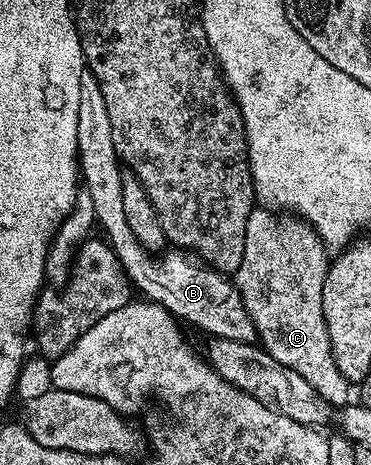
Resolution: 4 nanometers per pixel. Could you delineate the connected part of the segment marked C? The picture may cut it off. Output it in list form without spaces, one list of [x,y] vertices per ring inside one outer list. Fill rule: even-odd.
[[[257,206],[251,218],[247,218],[247,246],[243,246],[243,262],[239,262],[235,283],[247,312],[251,314],[260,347],[271,354],[275,362],[295,370],[295,374],[303,374],[303,378],[307,378],[307,382],[311,382],[311,386],[315,386],[315,390],[319,390],[319,394],[323,394],[331,406],[344,406],[351,400],[351,381],[339,372],[339,366],[335,364],[327,322],[323,318],[323,282],[330,263],[330,249],[325,247],[321,235],[307,221],[292,214]]]

